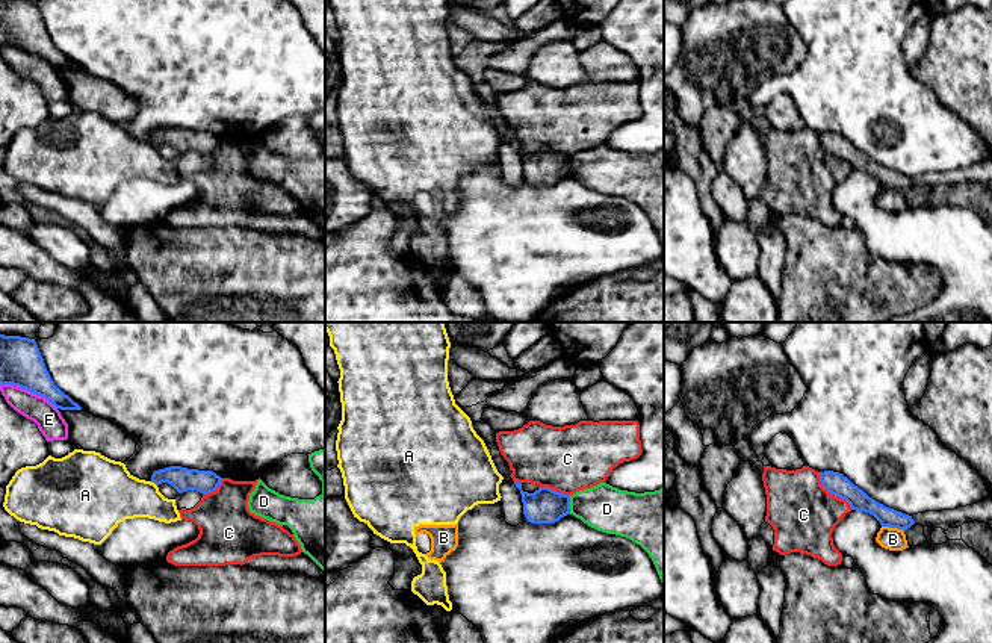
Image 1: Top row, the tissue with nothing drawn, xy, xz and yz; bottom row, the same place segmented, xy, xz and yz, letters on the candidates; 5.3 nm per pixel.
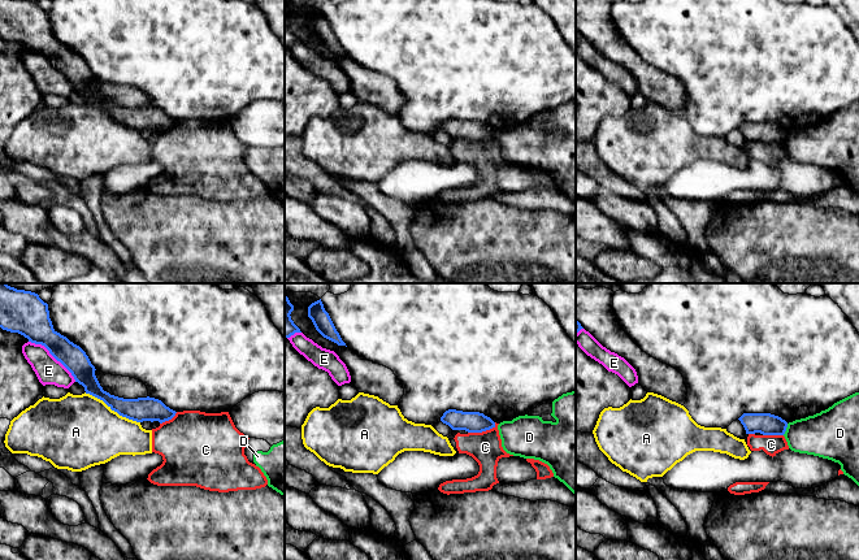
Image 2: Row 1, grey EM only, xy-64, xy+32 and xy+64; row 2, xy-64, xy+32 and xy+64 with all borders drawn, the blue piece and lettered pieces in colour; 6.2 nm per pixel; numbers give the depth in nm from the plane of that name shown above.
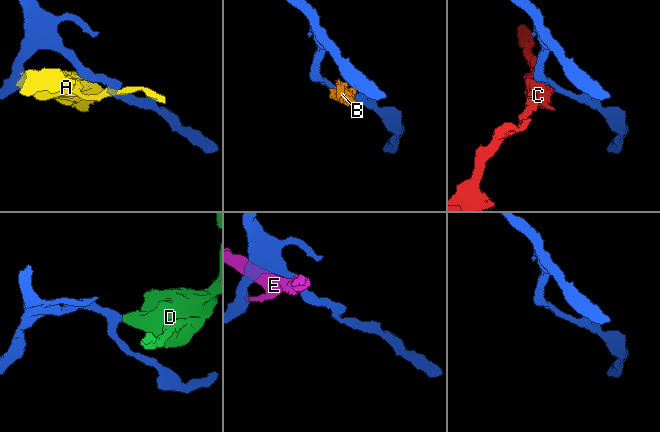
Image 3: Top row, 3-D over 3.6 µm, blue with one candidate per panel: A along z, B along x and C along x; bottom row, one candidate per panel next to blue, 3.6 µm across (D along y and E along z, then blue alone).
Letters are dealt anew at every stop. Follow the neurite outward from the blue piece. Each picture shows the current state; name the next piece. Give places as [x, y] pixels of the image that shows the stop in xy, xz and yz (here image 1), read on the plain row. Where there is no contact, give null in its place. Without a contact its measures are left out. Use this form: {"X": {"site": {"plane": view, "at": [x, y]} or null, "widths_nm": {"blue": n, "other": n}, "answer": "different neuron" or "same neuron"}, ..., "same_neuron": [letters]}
{"A": {"site": {"plane": "xy", "at": [153, 142]}, "widths_nm": {"blue": 130, "other": 320}, "answer": "different neuron"}, "B": {"site": {"plane": "yz", "at": [892, 188]}, "widths_nm": {"blue": 110, "other": 120}, "answer": "different neuron"}, "C": {"site": {"plane": "yz", "at": [832, 155]}, "widths_nm": {"blue": 120, "other": 360}, "answer": "different neuron"}, "D": {"site": {"plane": "xz", "at": [569, 167]}, "widths_nm": {"blue": 190, "other": 240}, "answer": "different neuron"}, "E": {"site": {"plane": "xy", "at": [29, 52]}, "widths_nm": {"blue": 220, "other": 140}, "answer": "different neuron"}, "same_neuron": []}

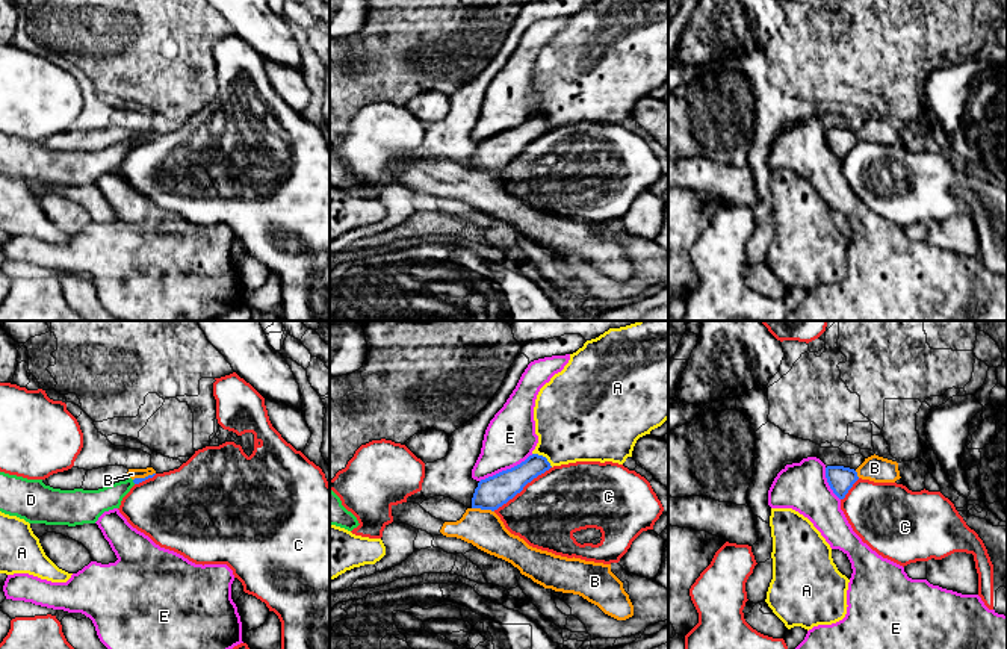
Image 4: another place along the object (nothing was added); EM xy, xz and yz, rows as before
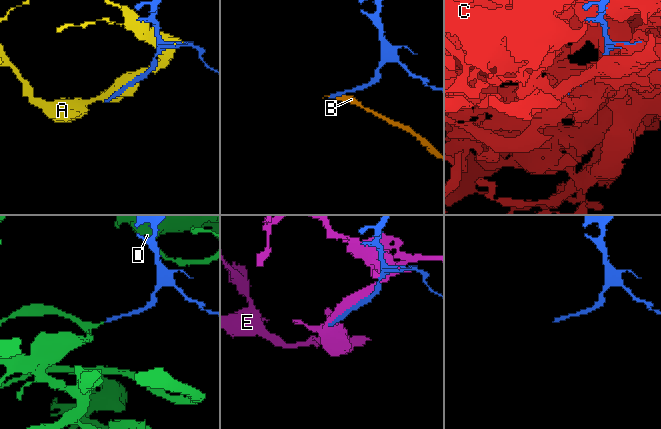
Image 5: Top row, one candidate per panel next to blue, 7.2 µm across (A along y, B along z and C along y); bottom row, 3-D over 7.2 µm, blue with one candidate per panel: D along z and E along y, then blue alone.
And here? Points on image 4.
{"A": {"site": {"plane": "xz", "at": [542, 117]}, "widths_nm": {"blue": 150, "other": 420}, "answer": "different neuron"}, "B": {"site": {"plane": "xz", "at": [483, 170]}, "widths_nm": {"blue": 170, "other": 200}, "answer": "different neuron"}, "C": {"site": {"plane": "xz", "at": [522, 150]}, "widths_nm": {"blue": 170, "other": 360}, "answer": "different neuron"}, "D": {"site": {"plane": "xy", "at": [133, 142]}, "widths_nm": {"blue": 30, "other": 150}, "answer": "same neuron"}, "E": {"site": {"plane": "xz", "at": [507, 130]}, "widths_nm": {"blue": 170, "other": 280}, "answer": "different neuron"}, "same_neuron": ["D"]}

